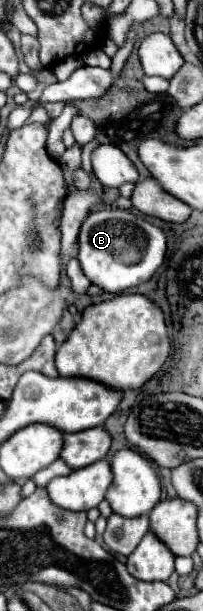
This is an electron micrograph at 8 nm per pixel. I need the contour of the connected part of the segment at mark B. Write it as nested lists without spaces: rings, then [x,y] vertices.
[[[103,209],[89,213],[81,225],[77,243],[77,259],[83,273],[93,285],[107,293],[121,293],[149,281],[165,261],[167,251],[165,233],[127,209]]]

